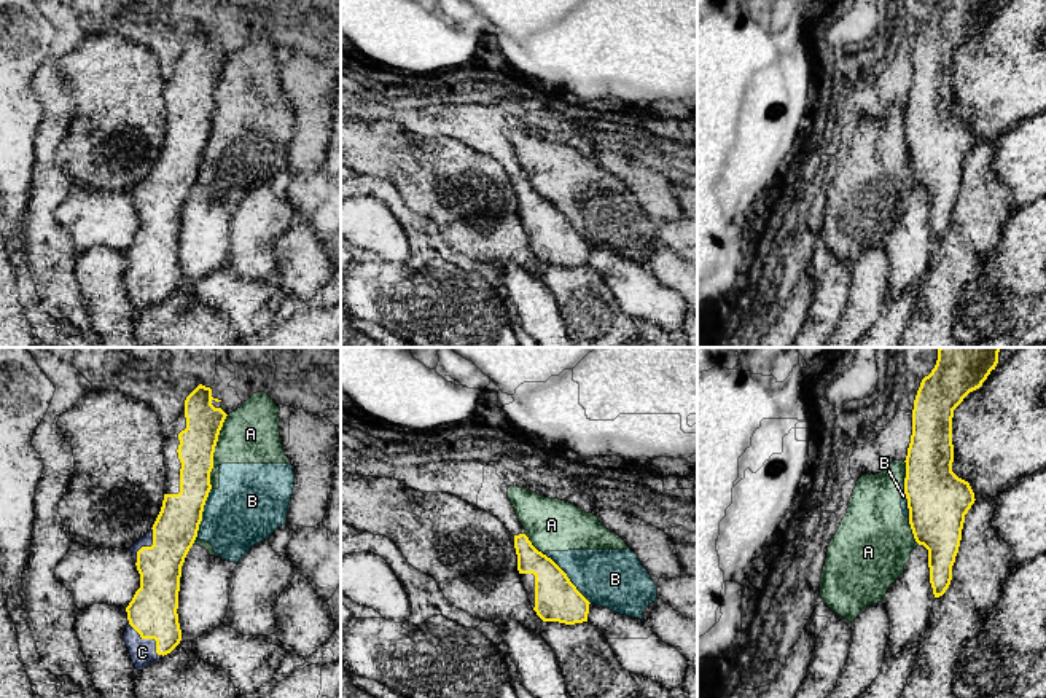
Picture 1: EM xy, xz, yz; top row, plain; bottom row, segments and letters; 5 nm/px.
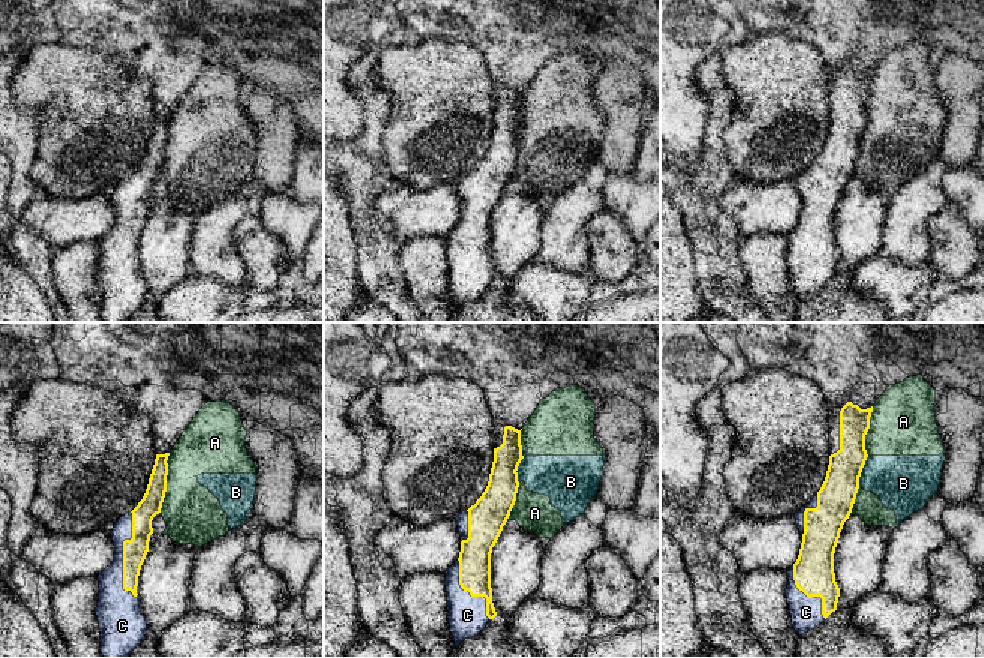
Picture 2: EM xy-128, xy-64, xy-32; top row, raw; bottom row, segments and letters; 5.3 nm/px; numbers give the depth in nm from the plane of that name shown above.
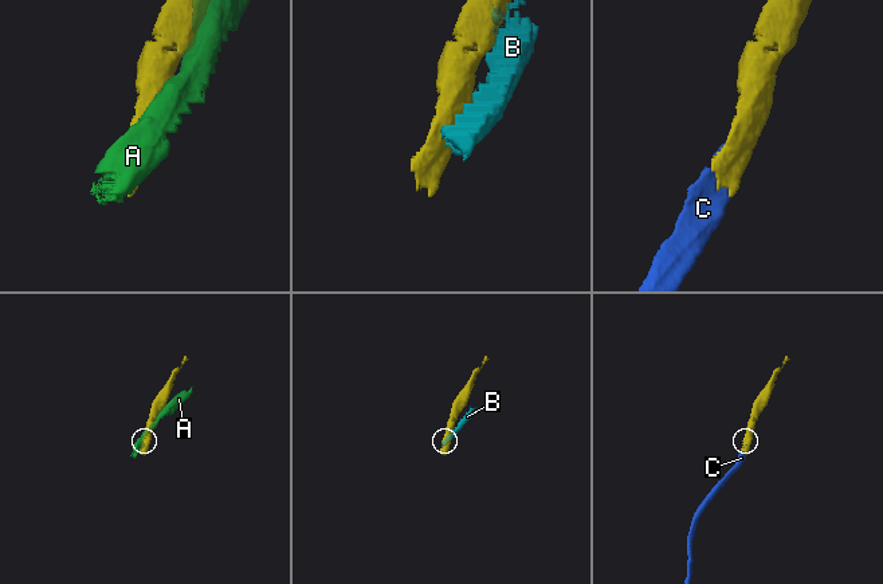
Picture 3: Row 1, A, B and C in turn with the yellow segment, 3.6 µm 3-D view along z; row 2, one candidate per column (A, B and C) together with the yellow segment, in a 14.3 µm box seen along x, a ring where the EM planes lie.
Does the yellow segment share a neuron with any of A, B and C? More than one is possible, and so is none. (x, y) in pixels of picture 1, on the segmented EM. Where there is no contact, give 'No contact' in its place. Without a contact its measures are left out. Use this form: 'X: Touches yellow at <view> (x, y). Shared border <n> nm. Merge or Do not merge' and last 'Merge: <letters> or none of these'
A: Touches yellow at xy (214, 451). Shared border 380 nm. Do not merge
B: Touches yellow at xz (567, 577). Shared border 360 nm. Do not merge
C: Touches yellow at xy (150, 638). Shared border 240 nm. Merge
Merge: C

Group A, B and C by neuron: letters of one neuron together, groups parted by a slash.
A B / C

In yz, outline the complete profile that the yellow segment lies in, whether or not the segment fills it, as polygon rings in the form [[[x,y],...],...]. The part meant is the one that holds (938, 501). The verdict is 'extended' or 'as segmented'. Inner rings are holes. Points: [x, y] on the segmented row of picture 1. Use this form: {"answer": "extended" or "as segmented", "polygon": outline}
{"answer": "as segmented", "polygon": [[[939,347],[935,368],[920,382],[912,410],[912,435],[906,456],[904,494],[909,524],[919,545],[928,550],[930,583],[935,598],[946,593],[958,553],[965,515],[974,504],[968,481],[952,472],[952,418],[963,398],[979,389],[998,363],[1000,347]]]}

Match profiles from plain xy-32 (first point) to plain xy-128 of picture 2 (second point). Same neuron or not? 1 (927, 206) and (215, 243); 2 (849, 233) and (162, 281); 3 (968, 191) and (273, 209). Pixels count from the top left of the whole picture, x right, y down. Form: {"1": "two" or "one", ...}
{"1": "one", "2": "one", "3": "one"}

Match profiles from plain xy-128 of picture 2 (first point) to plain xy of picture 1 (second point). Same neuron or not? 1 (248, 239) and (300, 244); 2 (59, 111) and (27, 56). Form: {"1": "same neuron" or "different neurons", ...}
{"1": "same neuron", "2": "different neurons"}

